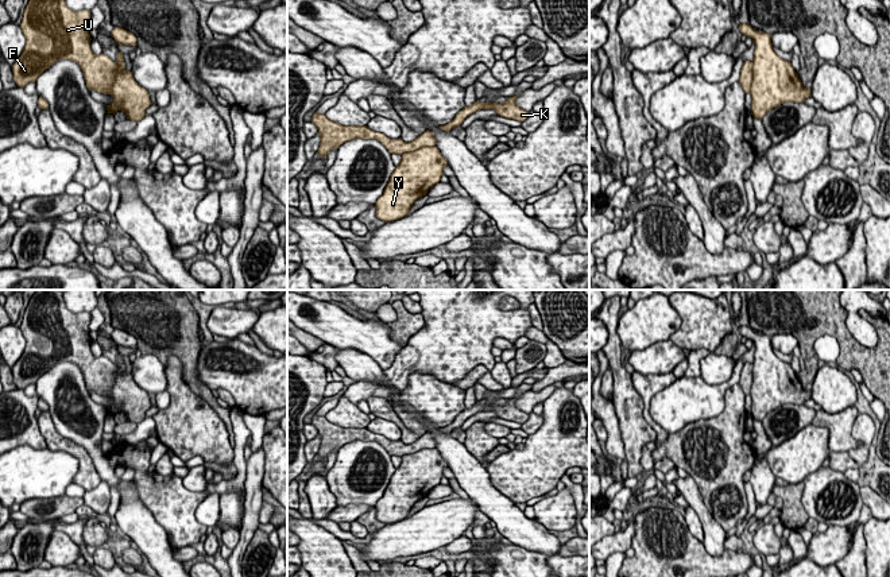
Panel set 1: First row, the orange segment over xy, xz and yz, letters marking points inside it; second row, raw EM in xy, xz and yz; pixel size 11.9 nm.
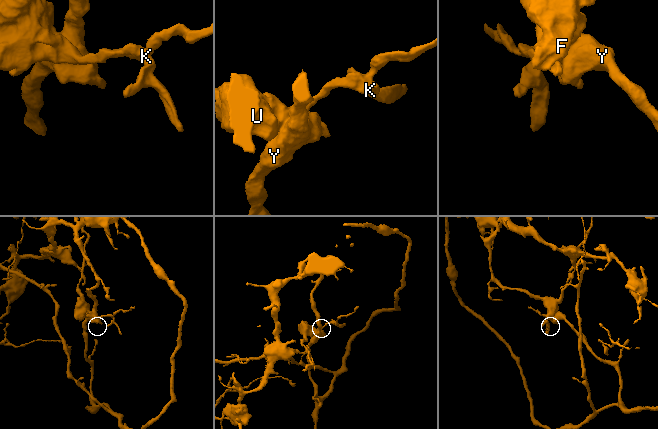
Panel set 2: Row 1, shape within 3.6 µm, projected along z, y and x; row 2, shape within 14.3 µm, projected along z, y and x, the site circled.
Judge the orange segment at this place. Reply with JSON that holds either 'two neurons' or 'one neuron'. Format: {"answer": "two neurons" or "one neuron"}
{"answer": "two neurons"}

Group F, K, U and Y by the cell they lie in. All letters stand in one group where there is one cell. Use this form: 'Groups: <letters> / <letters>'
Groups: F K U / Y

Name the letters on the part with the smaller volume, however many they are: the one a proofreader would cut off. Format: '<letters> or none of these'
F, K, U

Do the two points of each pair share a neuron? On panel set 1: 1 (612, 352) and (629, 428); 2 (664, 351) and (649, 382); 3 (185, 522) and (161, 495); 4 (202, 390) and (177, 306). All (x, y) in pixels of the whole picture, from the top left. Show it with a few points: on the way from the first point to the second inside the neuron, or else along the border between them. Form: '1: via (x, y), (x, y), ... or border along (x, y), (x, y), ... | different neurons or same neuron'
1: via (618, 371), (629, 409) | same neuron
2: border along (634, 370), (642, 374), (672, 372) | different neurons
3: via (178, 515), (167, 502) | same neuron
4: via (189, 370), (186, 345), (177, 335), (177, 326) | same neuron

